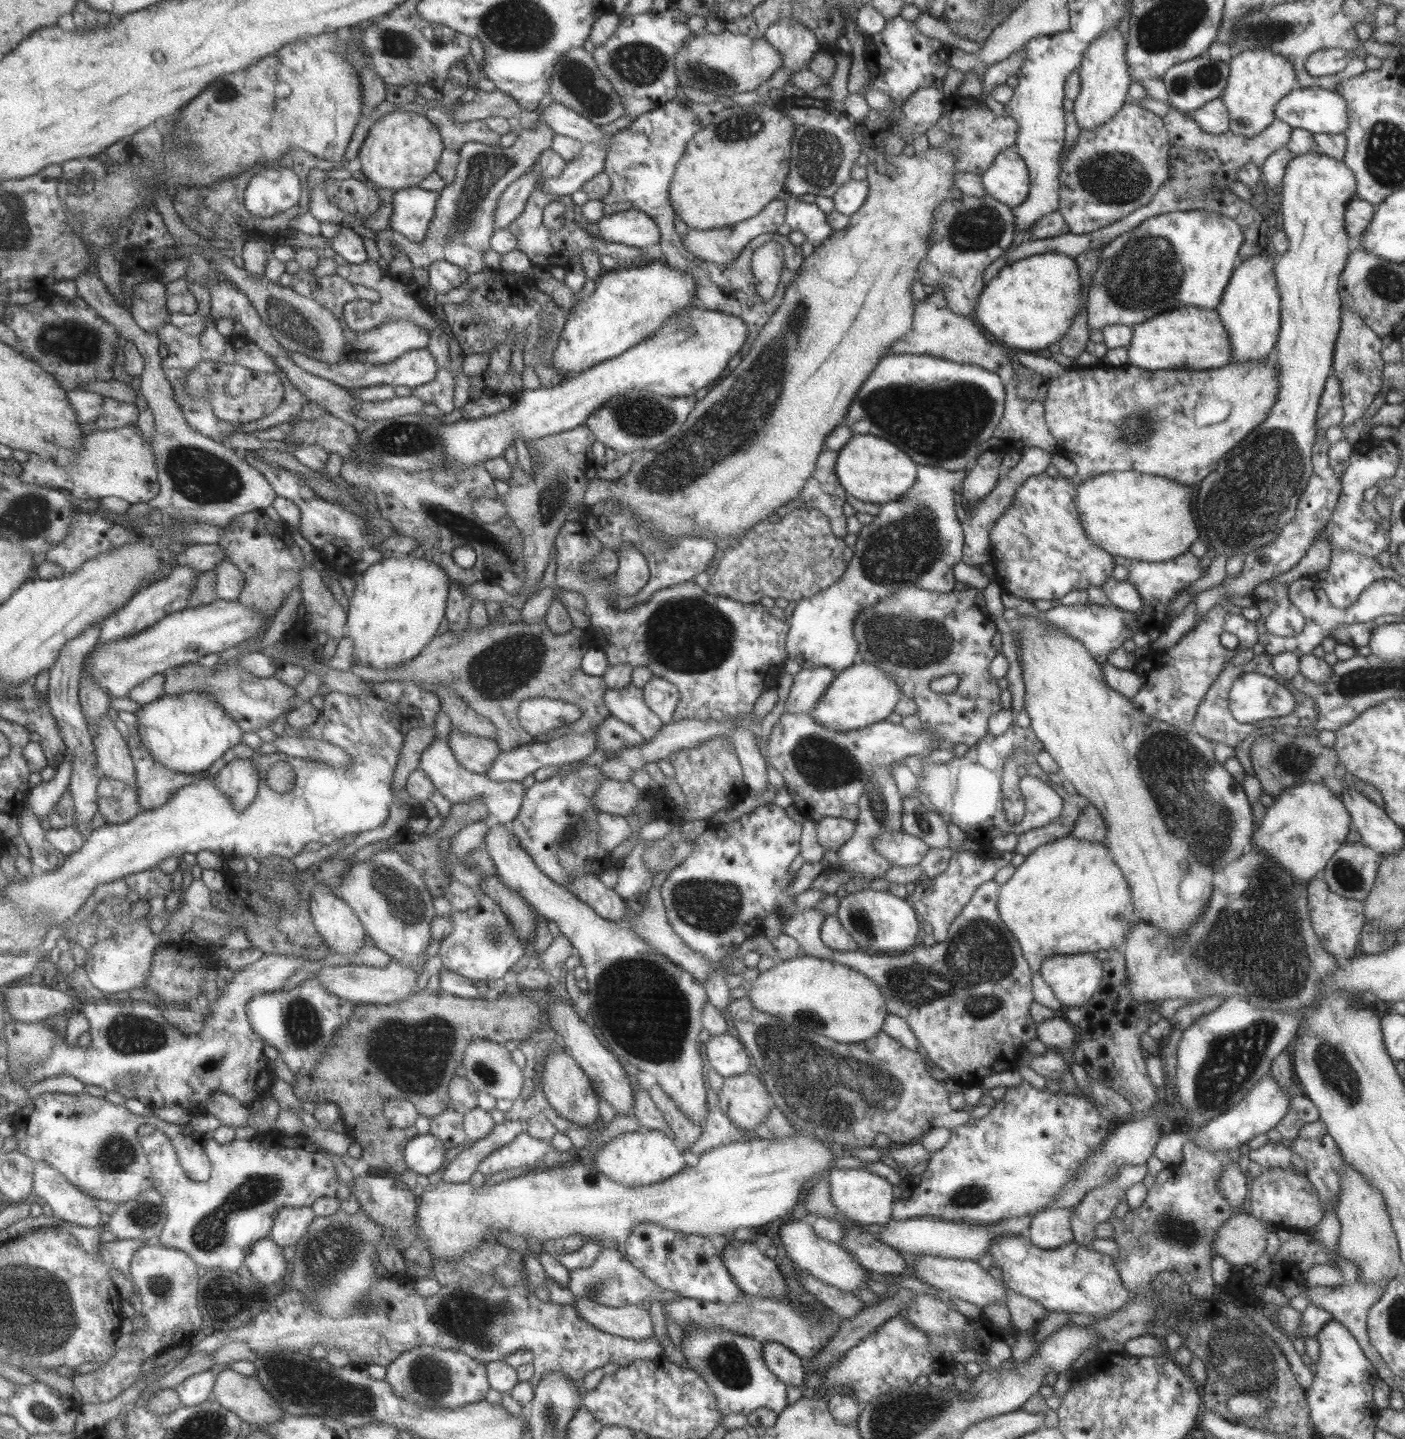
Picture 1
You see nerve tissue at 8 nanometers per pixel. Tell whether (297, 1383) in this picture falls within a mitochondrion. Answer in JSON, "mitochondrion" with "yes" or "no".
{"mitochondrion":"yes"}

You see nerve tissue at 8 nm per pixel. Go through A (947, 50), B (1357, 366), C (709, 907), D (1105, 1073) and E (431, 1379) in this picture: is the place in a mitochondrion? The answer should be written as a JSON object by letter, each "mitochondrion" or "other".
{"A":"other","B":"mitochondrion","C":"mitochondrion","D":"other","E":"mitochondrion"}

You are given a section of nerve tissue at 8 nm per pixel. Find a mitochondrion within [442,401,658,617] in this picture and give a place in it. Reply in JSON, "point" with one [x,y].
{"point":[554,495]}

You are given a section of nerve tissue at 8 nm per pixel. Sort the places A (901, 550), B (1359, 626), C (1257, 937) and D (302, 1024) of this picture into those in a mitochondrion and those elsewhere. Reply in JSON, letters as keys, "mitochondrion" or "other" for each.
{"A":"mitochondrion","B":"other","C":"mitochondrion","D":"mitochondrion"}

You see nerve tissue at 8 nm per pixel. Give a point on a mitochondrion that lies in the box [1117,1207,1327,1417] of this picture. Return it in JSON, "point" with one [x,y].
{"point":[1239,1355]}

